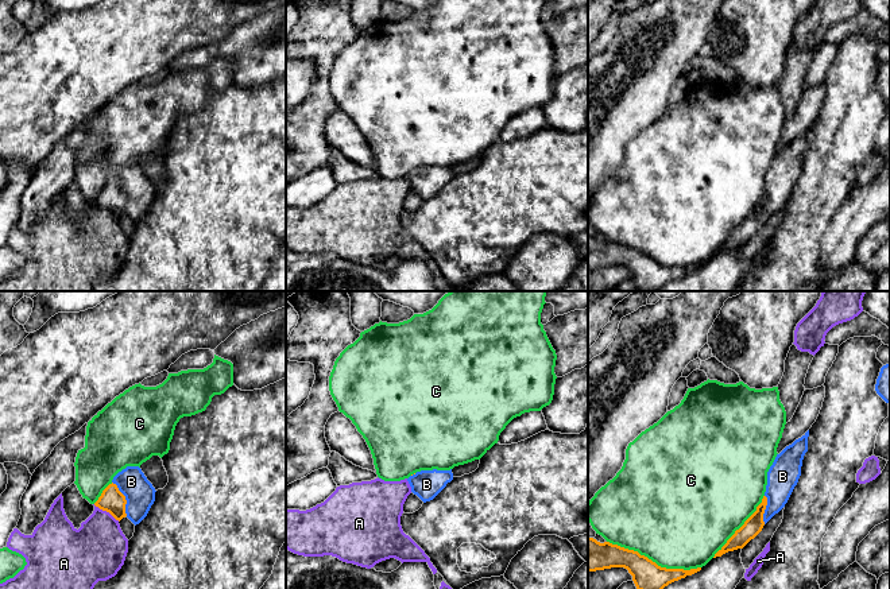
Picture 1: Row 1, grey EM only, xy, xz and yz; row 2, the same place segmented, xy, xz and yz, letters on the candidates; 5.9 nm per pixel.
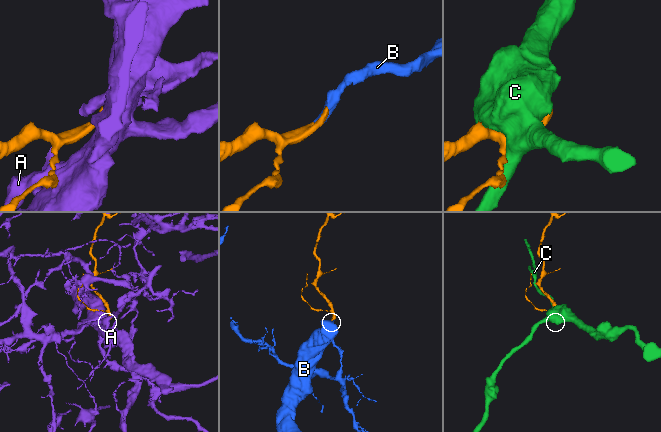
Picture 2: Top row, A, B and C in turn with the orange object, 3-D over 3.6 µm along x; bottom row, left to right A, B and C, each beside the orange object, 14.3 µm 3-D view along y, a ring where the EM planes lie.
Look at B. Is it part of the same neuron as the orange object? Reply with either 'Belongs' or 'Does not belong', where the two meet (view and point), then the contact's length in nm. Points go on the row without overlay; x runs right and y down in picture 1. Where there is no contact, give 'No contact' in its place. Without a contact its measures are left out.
Belongs. Touches orange at xy (124, 197). Shared border 220 nm

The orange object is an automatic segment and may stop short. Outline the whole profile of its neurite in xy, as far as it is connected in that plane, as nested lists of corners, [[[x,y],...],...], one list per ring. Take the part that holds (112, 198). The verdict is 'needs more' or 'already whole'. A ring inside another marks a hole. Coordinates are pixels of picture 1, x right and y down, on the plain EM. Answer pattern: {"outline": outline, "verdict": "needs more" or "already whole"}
{"outline": [[[127,164],[113,175],[94,204],[119,220],[127,214],[136,224],[147,214],[155,190],[139,164]]], "verdict": "needs more"}

